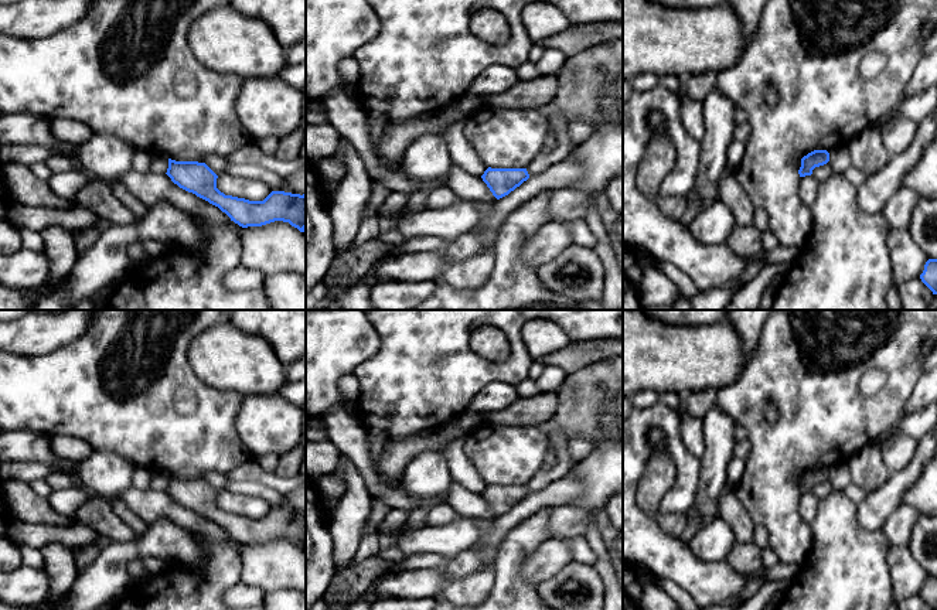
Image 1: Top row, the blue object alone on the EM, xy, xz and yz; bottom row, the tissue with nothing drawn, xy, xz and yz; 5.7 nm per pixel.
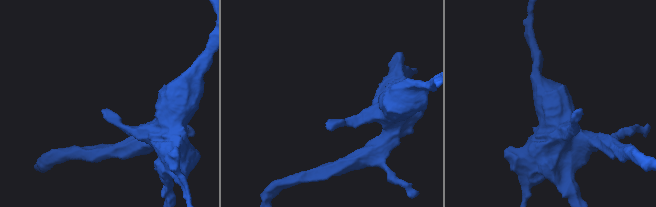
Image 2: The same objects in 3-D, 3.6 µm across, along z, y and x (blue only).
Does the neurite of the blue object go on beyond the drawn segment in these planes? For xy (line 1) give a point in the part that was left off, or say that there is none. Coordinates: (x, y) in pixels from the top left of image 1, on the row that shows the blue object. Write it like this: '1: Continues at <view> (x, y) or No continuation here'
1: No continuation here

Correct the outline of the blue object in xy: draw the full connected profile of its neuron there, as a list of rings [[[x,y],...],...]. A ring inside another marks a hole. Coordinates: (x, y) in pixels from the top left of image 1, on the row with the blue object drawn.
[[[168,159],[166,174],[180,188],[218,207],[242,228],[283,221],[300,232],[306,229],[306,194],[272,191],[263,201],[225,195],[217,188],[218,175],[205,163],[198,161]]]

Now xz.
[[[491,168],[481,175],[493,195],[500,200],[529,178],[527,168]]]

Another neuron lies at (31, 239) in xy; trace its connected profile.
[[[30,228],[20,229],[23,248],[30,251],[41,252],[44,249],[44,241],[38,231],[33,231]]]

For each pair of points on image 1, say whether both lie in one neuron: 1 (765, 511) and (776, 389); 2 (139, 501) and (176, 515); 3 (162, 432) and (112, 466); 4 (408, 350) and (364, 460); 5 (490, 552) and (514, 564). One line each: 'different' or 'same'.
1: same
2: same
3: different
4: different
5: different

